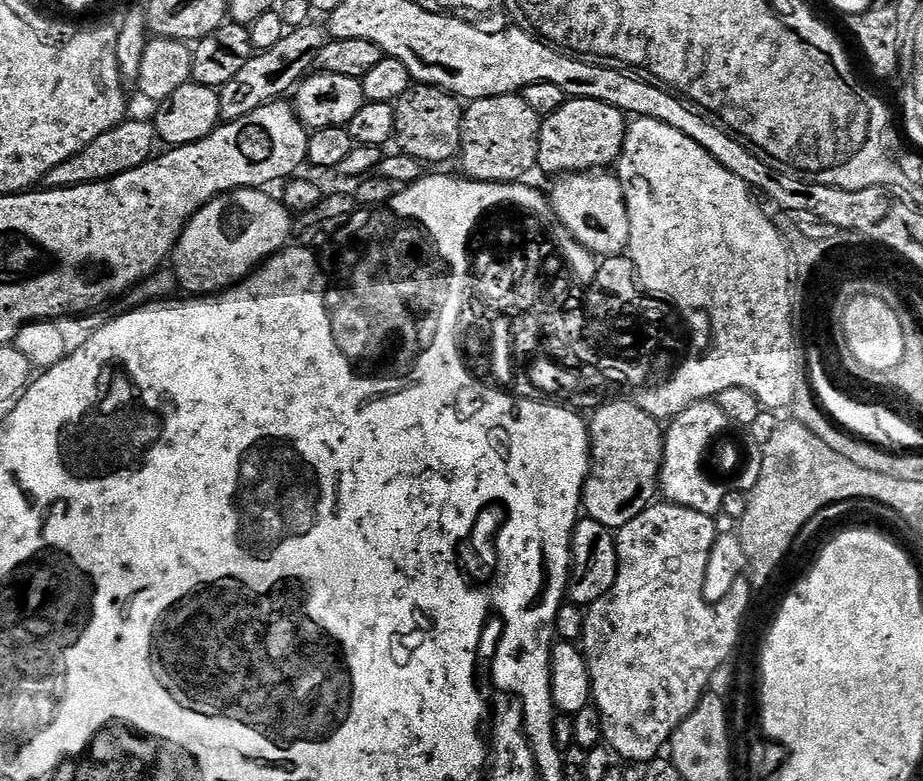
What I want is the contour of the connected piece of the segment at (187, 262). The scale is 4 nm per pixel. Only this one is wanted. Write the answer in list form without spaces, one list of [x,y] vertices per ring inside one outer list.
[[[239,188],[233,192],[223,192],[206,206],[202,206],[202,210],[194,214],[194,218],[190,218],[170,257],[170,268],[176,273],[179,287],[188,291],[185,293],[211,296],[225,292],[256,271],[265,260],[284,251],[294,236],[294,216],[277,197],[275,200],[266,193],[267,191],[258,188]]]

